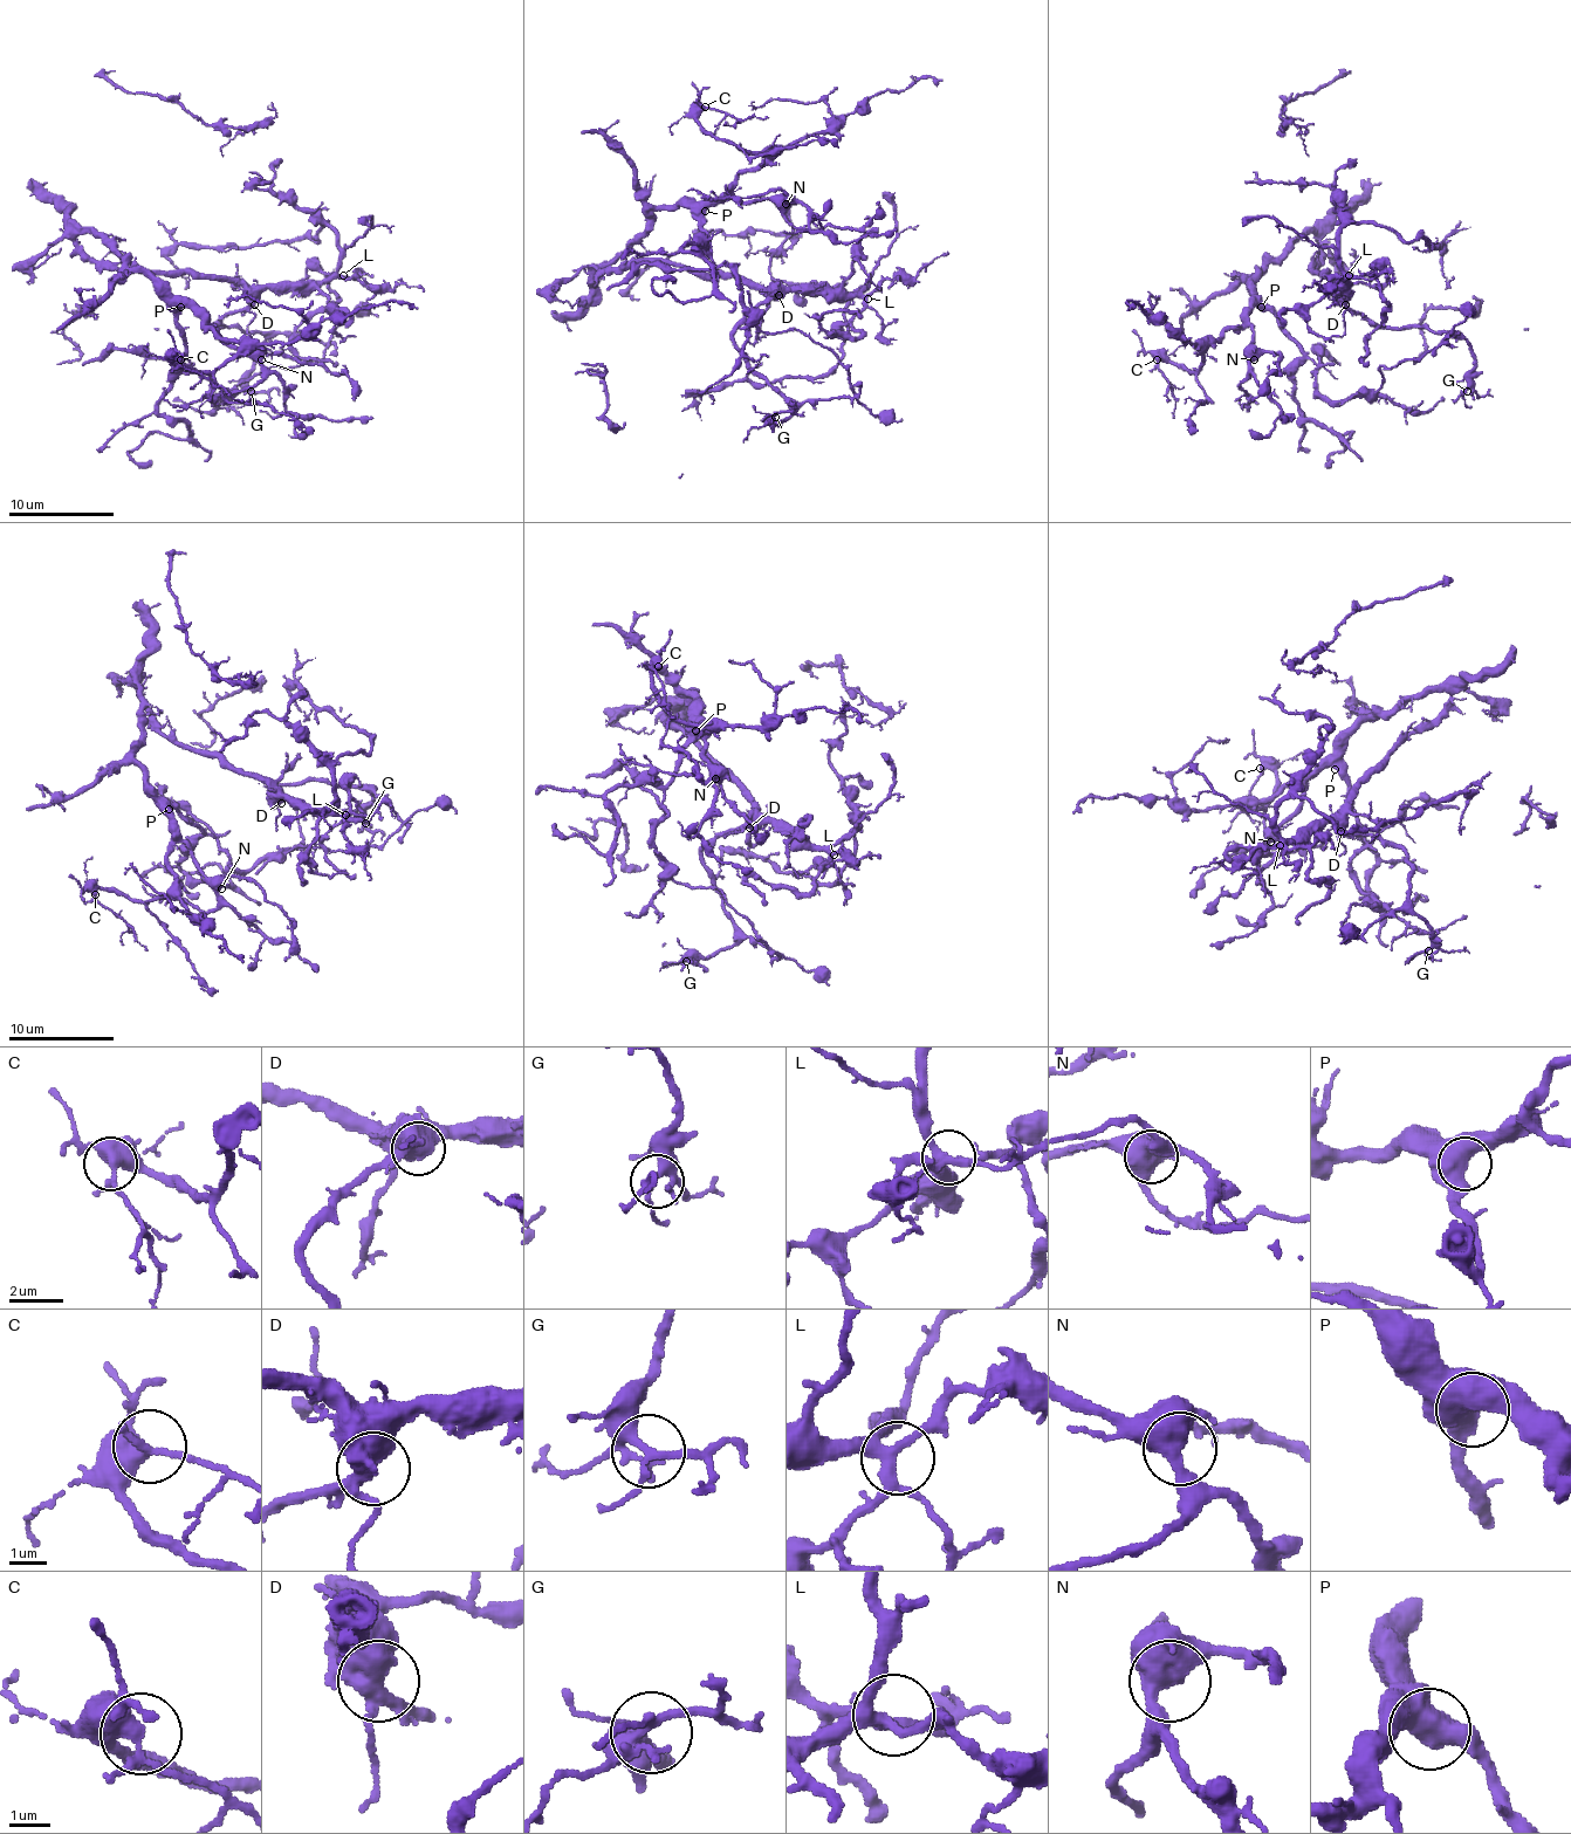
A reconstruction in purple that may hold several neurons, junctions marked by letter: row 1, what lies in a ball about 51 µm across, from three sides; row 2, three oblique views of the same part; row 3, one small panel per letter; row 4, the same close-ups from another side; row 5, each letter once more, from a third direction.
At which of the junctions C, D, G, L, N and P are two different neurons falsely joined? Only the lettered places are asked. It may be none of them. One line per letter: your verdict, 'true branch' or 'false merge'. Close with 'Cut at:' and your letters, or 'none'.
C: true branch
D: true branch
G: true branch
L: true branch
N: true branch
P: true branch
Cut at: none

